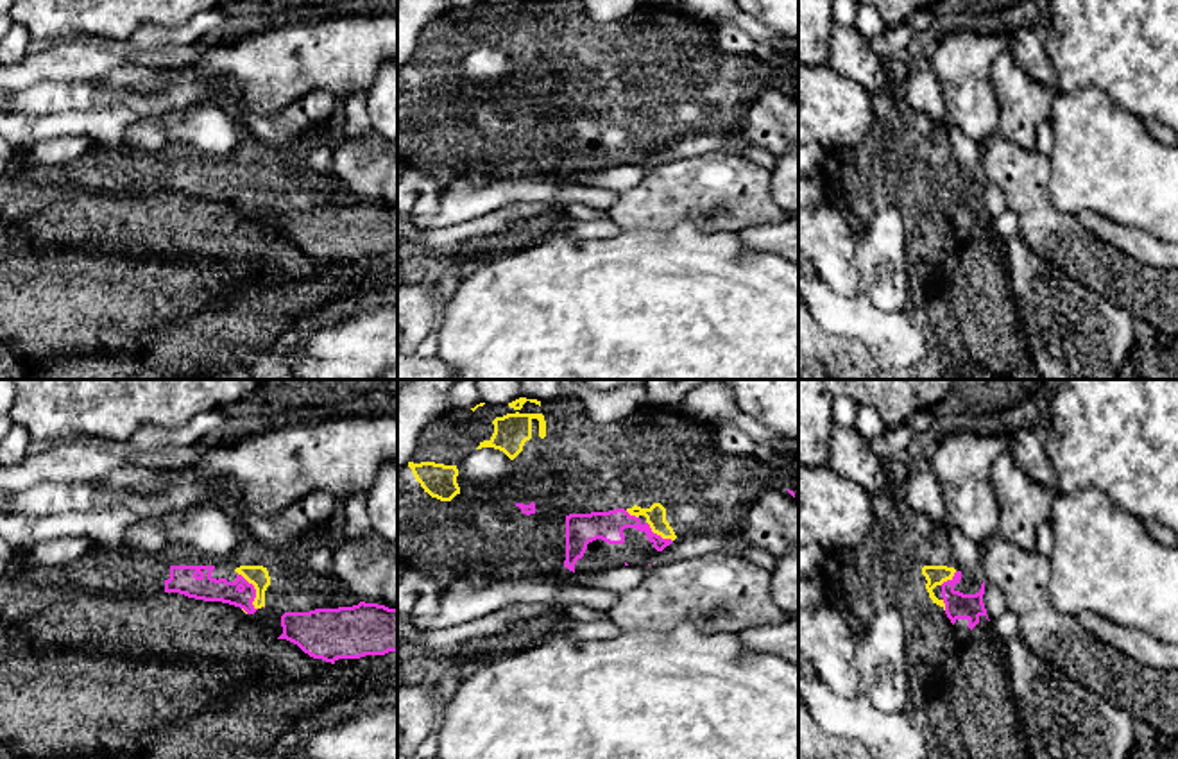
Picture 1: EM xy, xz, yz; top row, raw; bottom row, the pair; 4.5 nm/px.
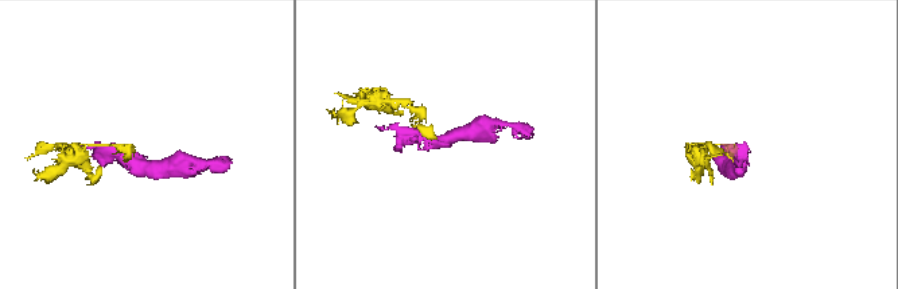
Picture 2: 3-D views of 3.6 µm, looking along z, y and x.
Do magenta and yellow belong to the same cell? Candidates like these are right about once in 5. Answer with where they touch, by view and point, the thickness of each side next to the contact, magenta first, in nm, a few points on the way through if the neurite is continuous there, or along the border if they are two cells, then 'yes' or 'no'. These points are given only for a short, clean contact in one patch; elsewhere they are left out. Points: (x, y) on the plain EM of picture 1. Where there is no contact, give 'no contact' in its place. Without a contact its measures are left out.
meets magenta in xy at (255, 190); 110 nm thick on the magenta side, 90 nm on the other; runs through xy (204, 187), (230, 192), (255, 190), (256, 174); yes

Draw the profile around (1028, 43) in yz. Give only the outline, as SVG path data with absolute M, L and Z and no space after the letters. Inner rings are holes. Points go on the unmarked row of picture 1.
M1046 21L1020 27L1010 36L1010 50L1031 79L1056 90L1056 72L1046 54L1047 36Z

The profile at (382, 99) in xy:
M397 61L380 66L367 91L367 113L372 131L397 145Z

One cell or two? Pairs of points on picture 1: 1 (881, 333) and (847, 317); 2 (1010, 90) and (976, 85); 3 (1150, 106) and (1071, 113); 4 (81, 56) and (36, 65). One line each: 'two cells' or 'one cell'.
1: one cell
2: two cells
3: two cells
4: one cell

